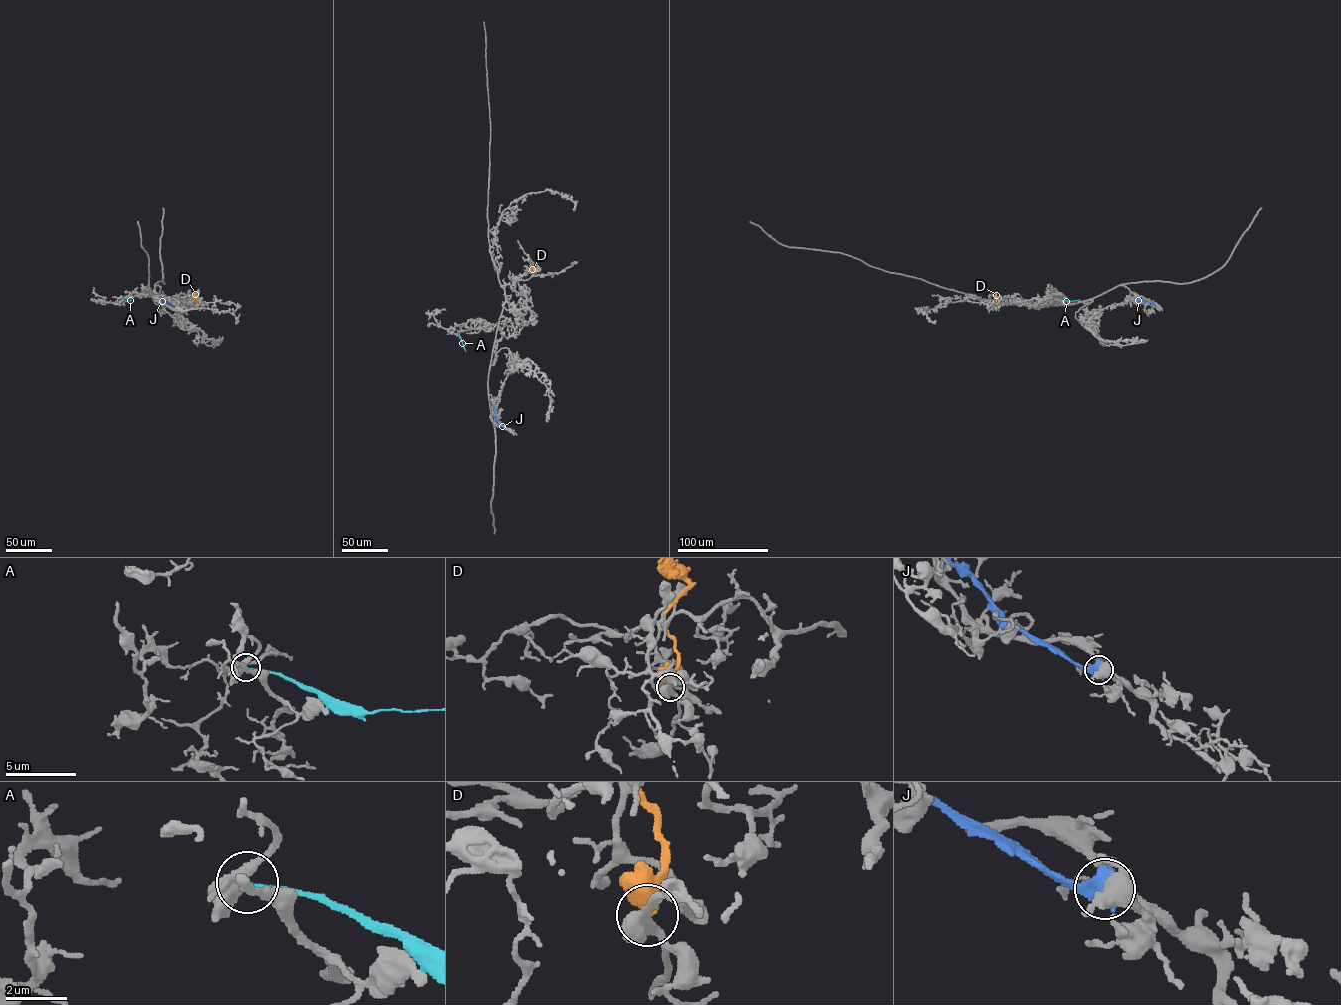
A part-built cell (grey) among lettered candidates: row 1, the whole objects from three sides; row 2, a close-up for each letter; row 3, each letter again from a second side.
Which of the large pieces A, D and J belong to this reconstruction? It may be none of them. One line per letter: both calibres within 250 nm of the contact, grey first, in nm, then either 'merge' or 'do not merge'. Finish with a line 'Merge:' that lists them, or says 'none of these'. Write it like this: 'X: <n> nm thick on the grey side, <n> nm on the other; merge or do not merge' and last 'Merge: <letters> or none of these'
A: 340 nm thick on the grey side, 170 nm on the other; do not merge
D: 400 nm thick on the grey side, 600 nm on the other; do not merge
J: 380 nm thick on the grey side, 500 nm on the other; do not merge
Merge: none of these

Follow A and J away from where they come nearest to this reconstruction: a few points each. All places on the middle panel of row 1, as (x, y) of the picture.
A: (458, 331), (465, 351)
J: (505, 427), (496, 420), (494, 407)

